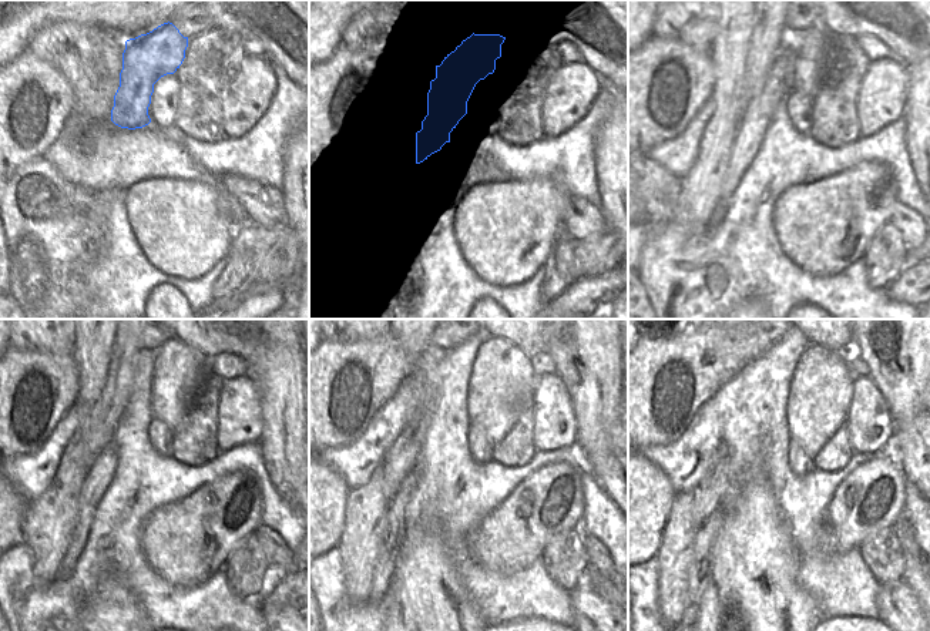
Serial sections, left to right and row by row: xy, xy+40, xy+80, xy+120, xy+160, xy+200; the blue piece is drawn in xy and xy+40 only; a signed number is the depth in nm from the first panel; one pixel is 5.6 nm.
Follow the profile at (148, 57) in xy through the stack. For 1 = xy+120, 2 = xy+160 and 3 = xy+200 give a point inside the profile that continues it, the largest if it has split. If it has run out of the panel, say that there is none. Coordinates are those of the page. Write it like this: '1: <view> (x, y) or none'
1: xy+120 (100, 475)
2: xy+160 (395, 527)
3: xy+200 (699, 566)

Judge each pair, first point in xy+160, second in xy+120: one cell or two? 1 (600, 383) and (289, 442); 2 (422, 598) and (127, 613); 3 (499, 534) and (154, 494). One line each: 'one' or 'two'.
1: one
2: one
3: two

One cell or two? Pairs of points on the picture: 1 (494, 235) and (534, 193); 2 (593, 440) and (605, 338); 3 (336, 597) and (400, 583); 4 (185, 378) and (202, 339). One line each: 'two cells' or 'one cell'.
1: one cell
2: one cell
3: two cells
4: two cells

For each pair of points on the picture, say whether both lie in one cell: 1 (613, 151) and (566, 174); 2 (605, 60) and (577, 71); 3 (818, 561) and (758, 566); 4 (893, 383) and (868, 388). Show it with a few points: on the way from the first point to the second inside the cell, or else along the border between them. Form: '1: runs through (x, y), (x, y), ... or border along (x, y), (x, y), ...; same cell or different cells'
1: border along (601, 127), (596, 138), (596, 180), (598, 193); different cells
2: border along (574, 54), (601, 79); different cells
3: border along (789, 532), (799, 557), (798, 584), (809, 596); different cells
4: border along (869, 375), (887, 403), (892, 416); different cells

